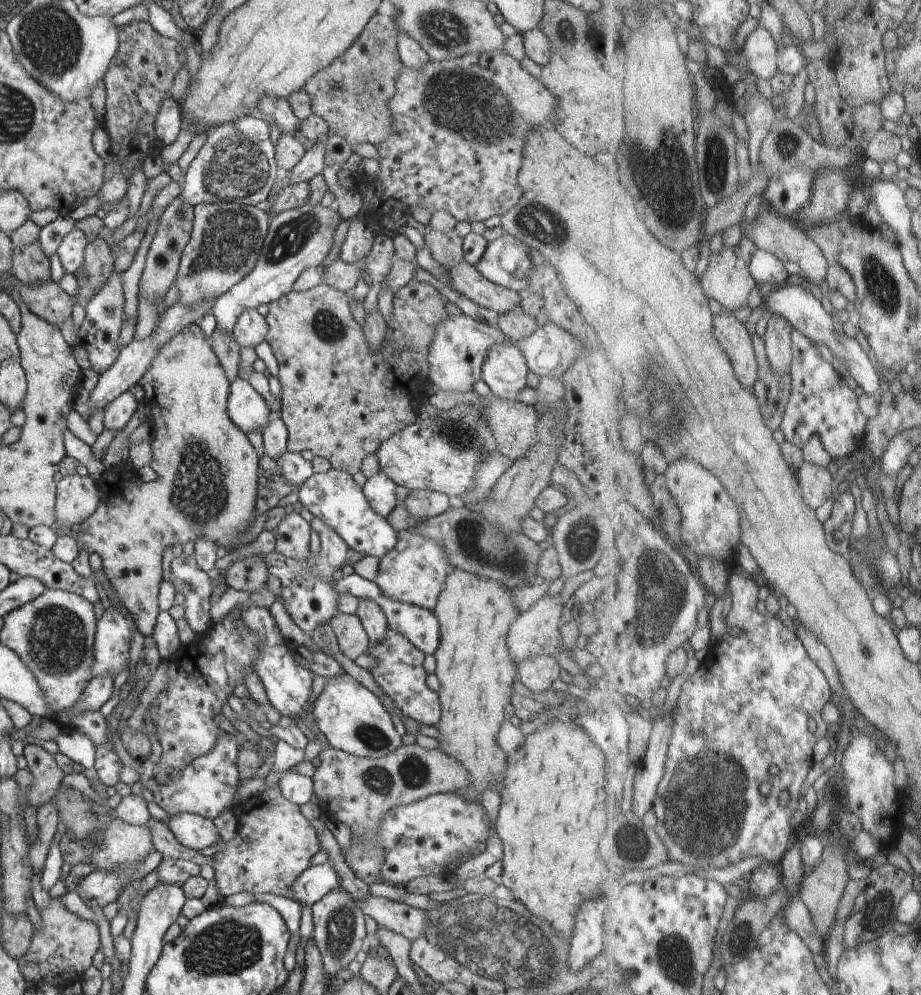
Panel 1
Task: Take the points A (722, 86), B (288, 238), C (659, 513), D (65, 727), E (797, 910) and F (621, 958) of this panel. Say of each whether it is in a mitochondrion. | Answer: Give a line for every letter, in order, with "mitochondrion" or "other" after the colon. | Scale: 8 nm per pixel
A: other
B: mitochondrion
C: other
D: other
E: other
F: other

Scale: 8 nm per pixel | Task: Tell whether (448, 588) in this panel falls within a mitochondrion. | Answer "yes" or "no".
no

